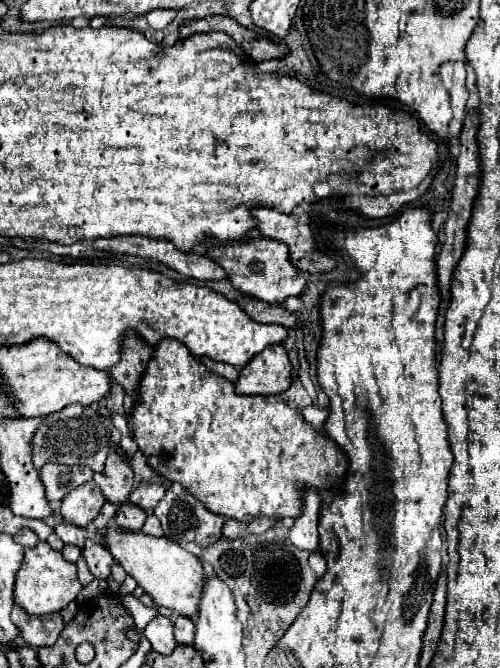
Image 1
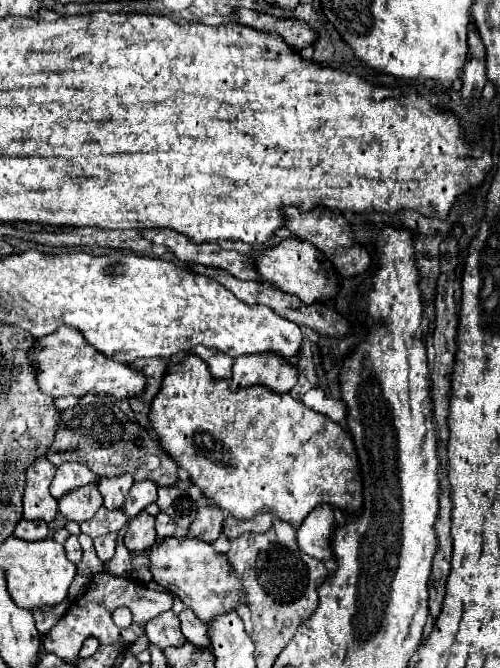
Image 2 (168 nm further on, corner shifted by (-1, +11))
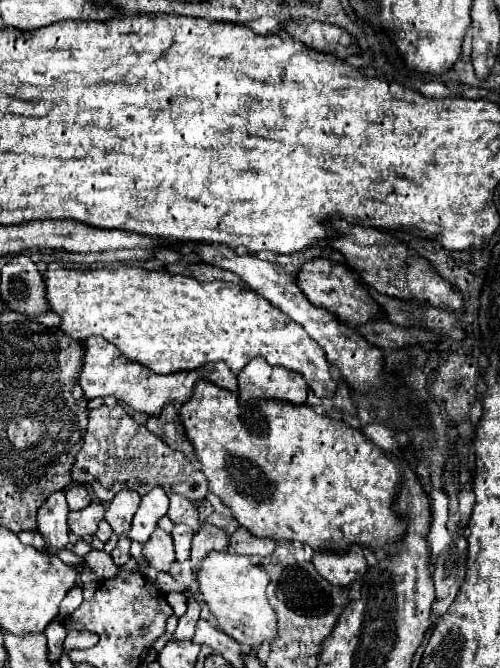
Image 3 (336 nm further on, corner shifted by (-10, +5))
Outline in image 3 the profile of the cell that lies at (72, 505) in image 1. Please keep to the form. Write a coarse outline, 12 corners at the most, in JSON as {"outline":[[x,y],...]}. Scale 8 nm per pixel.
{"outline":[[92,502],[68,514],[68,528],[76,536],[94,534],[104,520],[104,506]]}

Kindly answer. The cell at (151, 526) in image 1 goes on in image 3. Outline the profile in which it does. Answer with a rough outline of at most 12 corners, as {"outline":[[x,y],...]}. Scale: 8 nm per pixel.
{"outline":[[176,524],[172,538],[176,560],[190,556],[194,530],[186,524]]}

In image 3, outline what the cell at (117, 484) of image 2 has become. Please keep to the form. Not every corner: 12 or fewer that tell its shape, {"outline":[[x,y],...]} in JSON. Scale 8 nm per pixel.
{"outline":[[122,490],[108,504],[106,522],[126,534],[140,496]]}

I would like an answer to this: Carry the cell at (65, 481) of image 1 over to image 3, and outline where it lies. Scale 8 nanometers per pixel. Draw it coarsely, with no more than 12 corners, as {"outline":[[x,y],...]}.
{"outline":[[84,486],[66,490],[70,510],[82,510],[92,502]]}

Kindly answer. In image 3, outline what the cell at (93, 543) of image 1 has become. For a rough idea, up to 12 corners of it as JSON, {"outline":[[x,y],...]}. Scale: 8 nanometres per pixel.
{"outline":[[120,536],[112,558],[118,566],[130,560],[130,538]]}

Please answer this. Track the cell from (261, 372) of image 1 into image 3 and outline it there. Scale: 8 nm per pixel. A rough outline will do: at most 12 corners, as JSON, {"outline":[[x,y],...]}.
{"outline":[[254,358],[238,374],[238,400],[306,404],[302,374]]}

